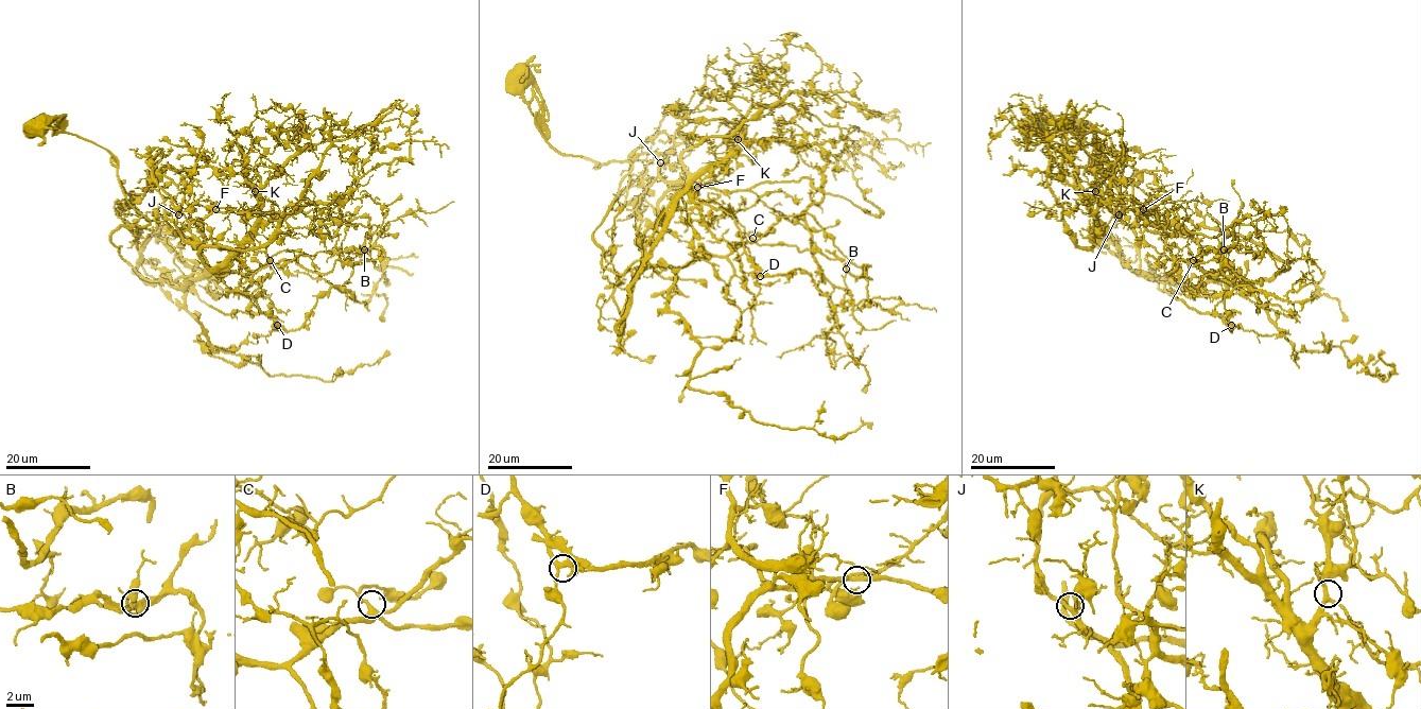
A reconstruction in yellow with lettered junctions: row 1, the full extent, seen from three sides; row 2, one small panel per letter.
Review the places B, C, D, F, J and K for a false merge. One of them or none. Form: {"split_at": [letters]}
{"split_at": ["B"]}

